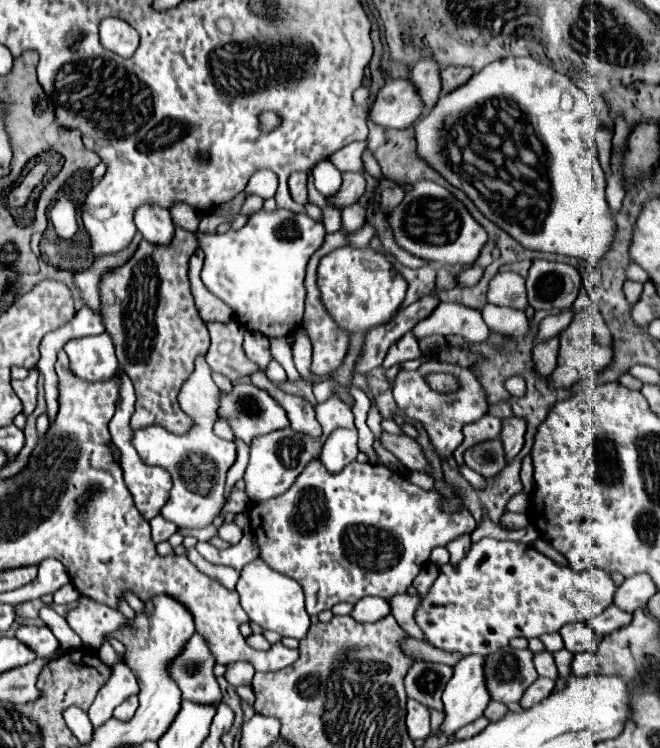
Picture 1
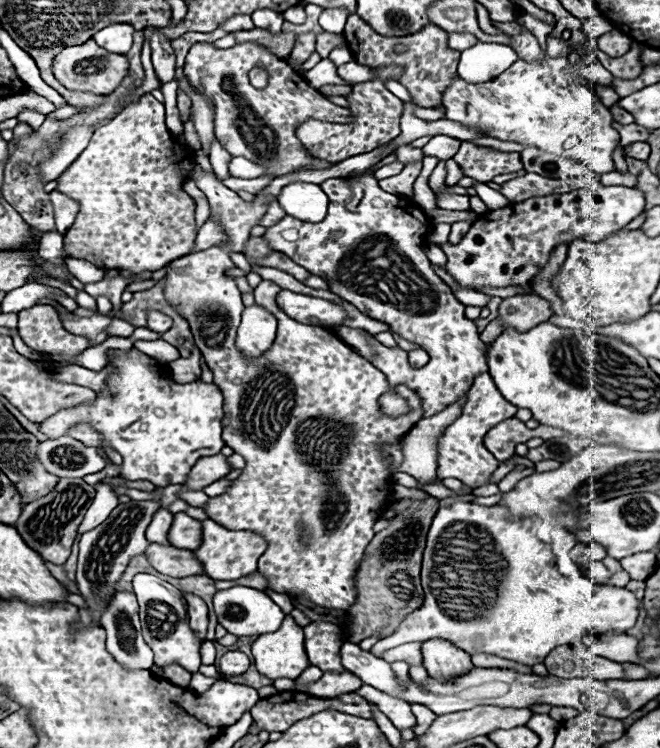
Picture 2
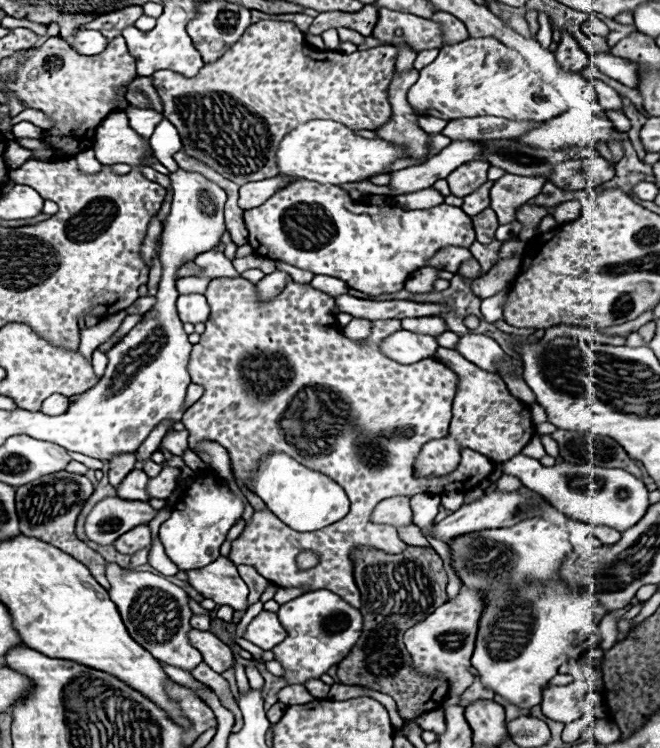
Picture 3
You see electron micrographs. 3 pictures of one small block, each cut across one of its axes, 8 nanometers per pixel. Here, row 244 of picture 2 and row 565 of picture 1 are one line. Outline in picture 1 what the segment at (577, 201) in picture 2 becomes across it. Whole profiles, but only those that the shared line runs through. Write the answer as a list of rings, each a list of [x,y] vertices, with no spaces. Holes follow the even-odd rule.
[[[482,538],[472,544],[470,552],[456,564],[456,568],[448,562],[440,568],[436,582],[430,586],[428,594],[420,596],[420,606],[414,614],[416,624],[424,632],[424,640],[444,652],[458,652],[462,656],[468,654],[494,654],[508,646],[508,642],[516,636],[524,638],[540,638],[548,632],[558,632],[564,624],[570,622],[586,622],[598,614],[602,614],[614,598],[616,586],[610,576],[602,570],[586,570],[582,574],[570,572],[568,566],[558,566],[544,554],[540,554],[534,546]]]

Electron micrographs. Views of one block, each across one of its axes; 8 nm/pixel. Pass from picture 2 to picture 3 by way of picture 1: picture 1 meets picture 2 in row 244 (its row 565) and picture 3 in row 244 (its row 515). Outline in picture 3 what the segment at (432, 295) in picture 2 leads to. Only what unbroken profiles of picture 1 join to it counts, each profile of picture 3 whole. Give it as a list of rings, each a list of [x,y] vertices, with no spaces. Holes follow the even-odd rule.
[[[314,180],[292,182],[262,206],[244,210],[242,218],[254,254],[314,274],[340,278],[350,288],[370,296],[400,292],[406,278],[424,268],[436,250],[444,246],[470,248],[474,242],[472,220],[456,206],[438,204],[426,210],[376,206],[376,212],[370,212],[354,204],[340,186],[314,184]],[[350,210],[358,210],[360,214],[352,214]]]

